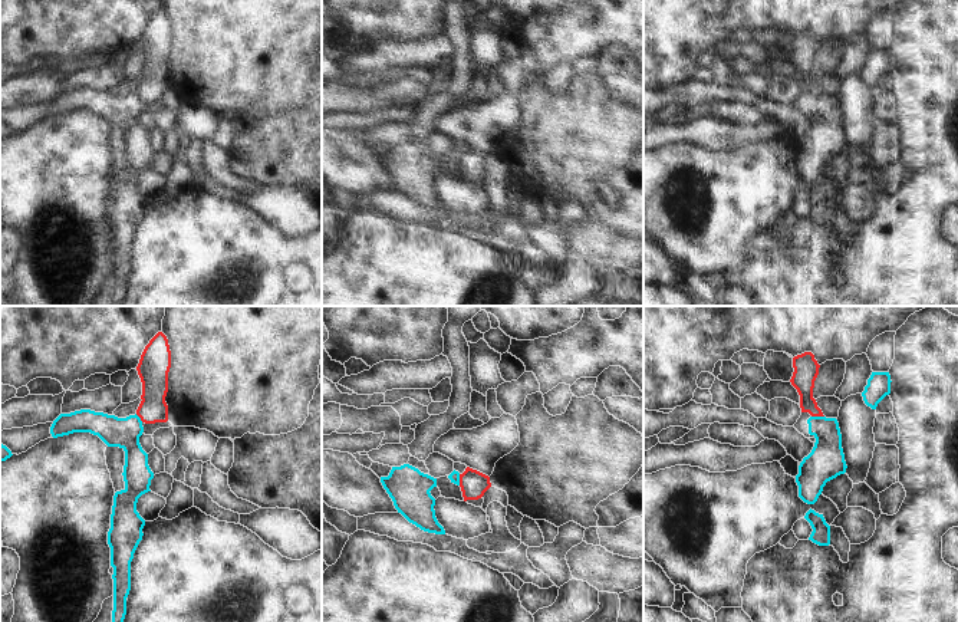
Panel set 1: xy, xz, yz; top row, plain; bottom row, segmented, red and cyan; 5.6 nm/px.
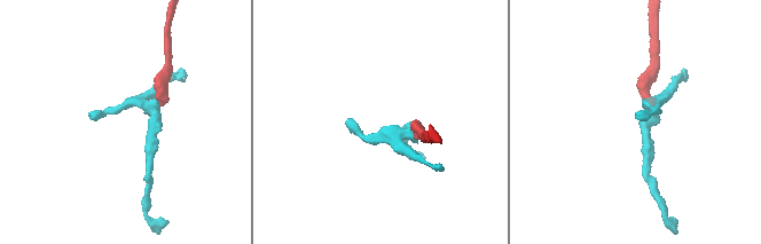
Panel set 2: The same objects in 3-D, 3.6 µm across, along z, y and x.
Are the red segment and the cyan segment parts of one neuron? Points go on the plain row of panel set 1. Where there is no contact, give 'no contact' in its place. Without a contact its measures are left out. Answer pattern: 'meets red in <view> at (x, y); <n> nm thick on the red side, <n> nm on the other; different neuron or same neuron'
meets red in yz at (817, 94); 130 nm thick on the red side, 190 nm on the other; different neuron

